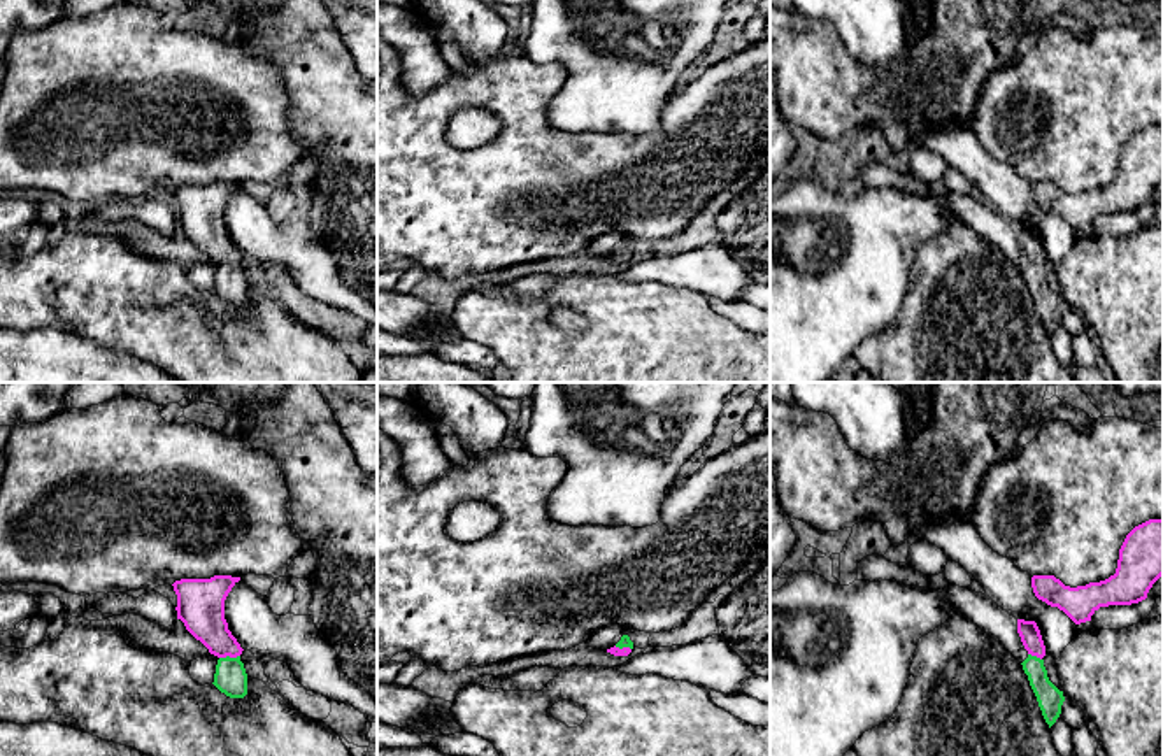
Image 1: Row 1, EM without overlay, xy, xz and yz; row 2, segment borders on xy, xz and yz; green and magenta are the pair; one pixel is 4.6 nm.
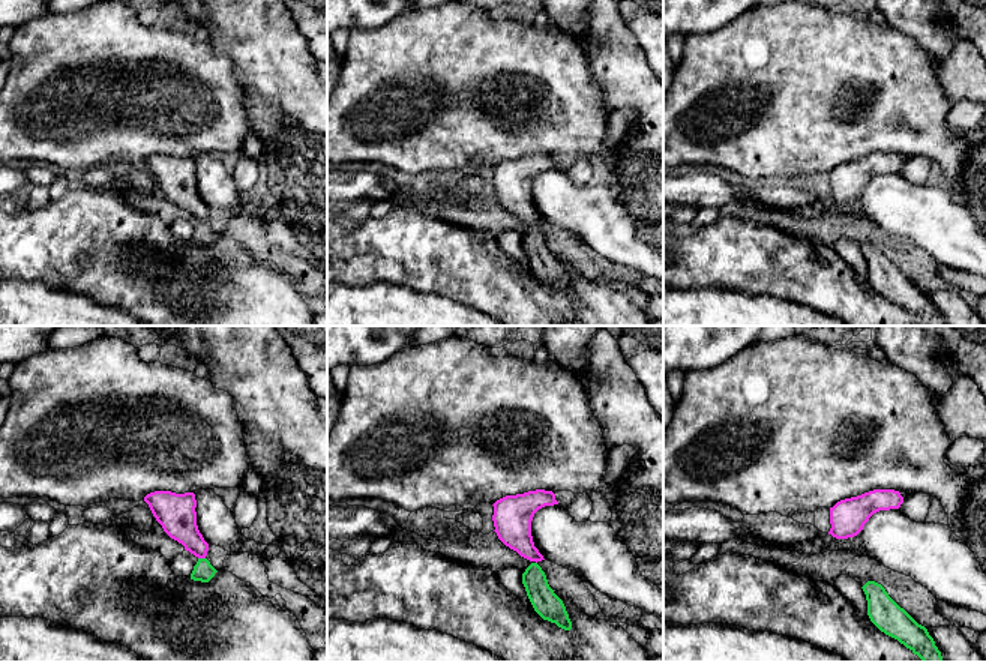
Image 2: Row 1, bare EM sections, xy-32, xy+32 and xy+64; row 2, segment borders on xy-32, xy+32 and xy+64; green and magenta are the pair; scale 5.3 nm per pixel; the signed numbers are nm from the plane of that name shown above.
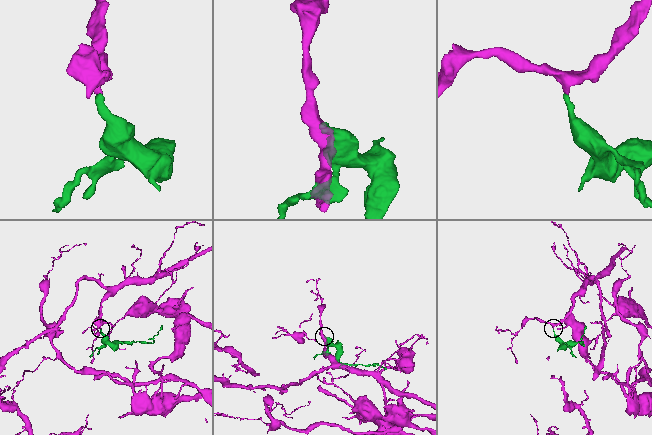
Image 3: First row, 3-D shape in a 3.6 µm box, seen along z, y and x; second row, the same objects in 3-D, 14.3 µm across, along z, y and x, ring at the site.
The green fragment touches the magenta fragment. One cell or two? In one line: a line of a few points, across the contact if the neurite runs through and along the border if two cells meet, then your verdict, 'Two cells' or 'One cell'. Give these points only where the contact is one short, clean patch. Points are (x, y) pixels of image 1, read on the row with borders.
Line: xy (230, 677), (228, 656), (202, 609). One cell

